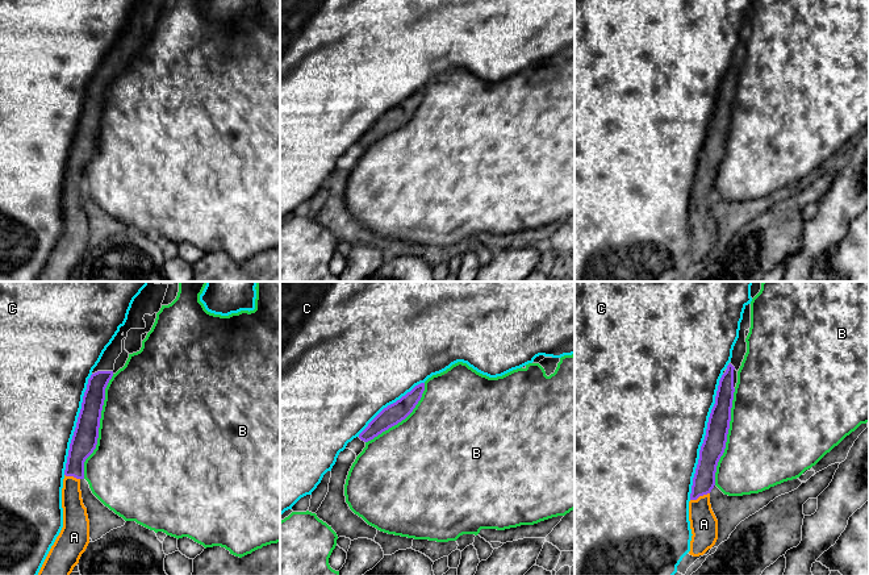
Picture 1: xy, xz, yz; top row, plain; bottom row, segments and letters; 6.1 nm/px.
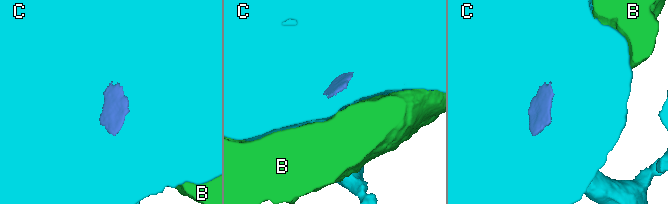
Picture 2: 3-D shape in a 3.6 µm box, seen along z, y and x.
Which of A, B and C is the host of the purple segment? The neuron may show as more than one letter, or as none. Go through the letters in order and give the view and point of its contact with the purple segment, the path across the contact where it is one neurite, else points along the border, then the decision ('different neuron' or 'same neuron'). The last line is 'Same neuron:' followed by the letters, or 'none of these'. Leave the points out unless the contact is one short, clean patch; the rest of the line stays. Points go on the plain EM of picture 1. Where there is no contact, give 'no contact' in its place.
A: yz (700, 200) | across yz (704, 186), (700, 200), (700, 219), (704, 229) | same neuron
B: xy (99, 132) | different neuron
C: yz (705, 142) | different neuron
Same neuron: A

